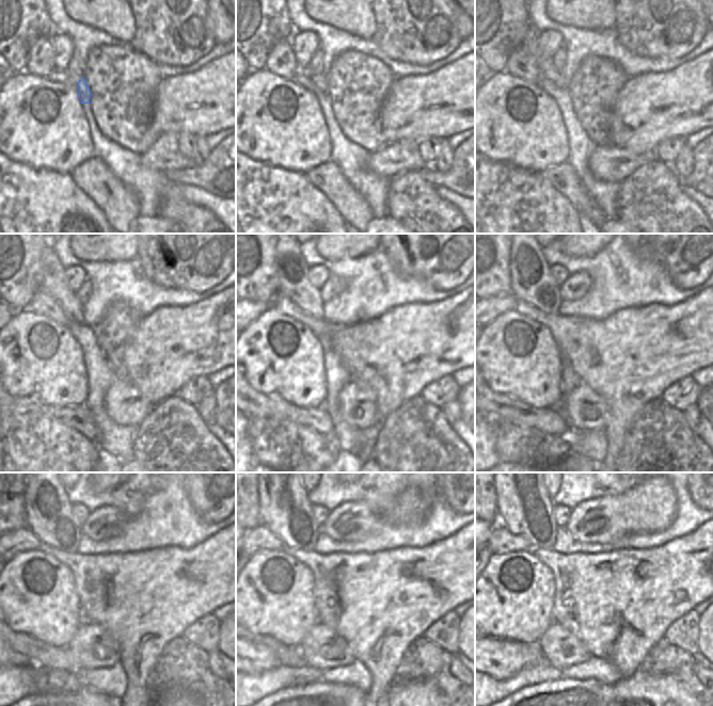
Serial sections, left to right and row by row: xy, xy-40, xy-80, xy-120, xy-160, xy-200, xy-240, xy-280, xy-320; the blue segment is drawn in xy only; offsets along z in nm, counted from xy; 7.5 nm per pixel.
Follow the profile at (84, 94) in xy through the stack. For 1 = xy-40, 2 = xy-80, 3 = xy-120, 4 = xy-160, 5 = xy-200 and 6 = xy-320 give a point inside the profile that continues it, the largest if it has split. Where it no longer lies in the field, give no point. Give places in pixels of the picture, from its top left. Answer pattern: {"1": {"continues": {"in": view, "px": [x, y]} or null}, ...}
{"1": {"continues": {"in": "xy-40", "px": [320, 81]}}, "2": {"continues": {"in": "xy-80", "px": [529, 42]}}, "3": {"continues": {"in": "xy-120", "px": [53, 284]}}, "4": {"continues": {"in": "xy-160", "px": [292, 281]}}, "5": {"continues": {"in": "xy-200", "px": [531, 282]}}, "6": {"continues": {"in": "xy-320", "px": [524, 507]}}}

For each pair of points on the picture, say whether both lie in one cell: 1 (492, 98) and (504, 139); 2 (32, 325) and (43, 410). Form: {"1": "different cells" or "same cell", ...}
{"1": "same cell", "2": "different cells"}

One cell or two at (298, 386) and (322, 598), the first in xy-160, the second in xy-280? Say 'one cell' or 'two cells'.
two cells

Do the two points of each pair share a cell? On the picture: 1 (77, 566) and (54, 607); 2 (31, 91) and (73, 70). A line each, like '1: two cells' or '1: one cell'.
1: two cells
2: one cell

